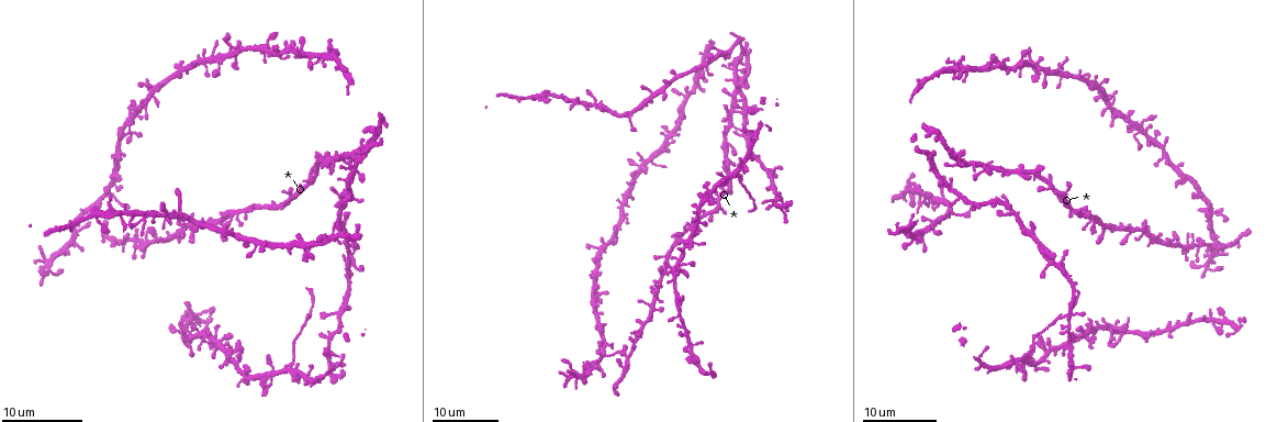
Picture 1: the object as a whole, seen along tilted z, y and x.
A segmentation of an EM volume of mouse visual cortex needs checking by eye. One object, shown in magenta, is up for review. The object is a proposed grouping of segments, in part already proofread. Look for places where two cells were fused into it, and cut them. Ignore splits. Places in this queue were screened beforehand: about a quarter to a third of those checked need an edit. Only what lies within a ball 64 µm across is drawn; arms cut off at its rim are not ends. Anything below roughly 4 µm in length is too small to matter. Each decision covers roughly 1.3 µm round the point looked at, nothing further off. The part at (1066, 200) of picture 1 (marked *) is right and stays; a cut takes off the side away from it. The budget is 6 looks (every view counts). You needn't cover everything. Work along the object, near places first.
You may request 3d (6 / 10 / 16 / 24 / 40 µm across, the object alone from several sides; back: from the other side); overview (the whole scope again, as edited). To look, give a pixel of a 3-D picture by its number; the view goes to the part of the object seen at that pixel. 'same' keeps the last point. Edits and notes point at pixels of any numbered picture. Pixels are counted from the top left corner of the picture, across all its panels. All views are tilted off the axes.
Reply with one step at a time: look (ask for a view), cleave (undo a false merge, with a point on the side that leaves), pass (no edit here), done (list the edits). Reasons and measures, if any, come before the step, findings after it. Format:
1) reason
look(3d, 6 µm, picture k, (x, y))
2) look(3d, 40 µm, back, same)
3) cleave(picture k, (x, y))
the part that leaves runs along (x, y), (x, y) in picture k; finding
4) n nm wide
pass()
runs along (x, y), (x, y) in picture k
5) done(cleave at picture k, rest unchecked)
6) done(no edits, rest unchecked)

two arms in line, one across
look(3d, 24 µm, picture 1, (336, 314))

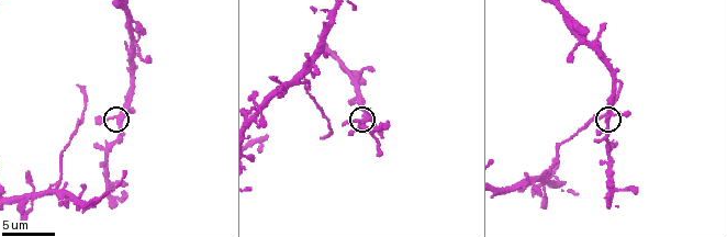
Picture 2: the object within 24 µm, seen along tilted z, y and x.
zoom in
look(3d, 6 µm, picture 2, (114, 117))

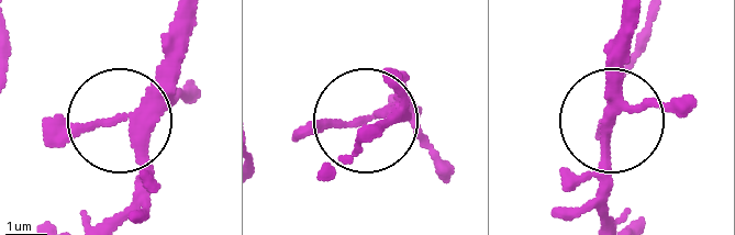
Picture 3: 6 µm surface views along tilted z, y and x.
3 arms
pass()
runs along (627, 19), (624, 69), (609, 98), (605, 209) in picture 3; all the same cell

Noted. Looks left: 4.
look(3d, 10 µm, picture 2, (56, 183))

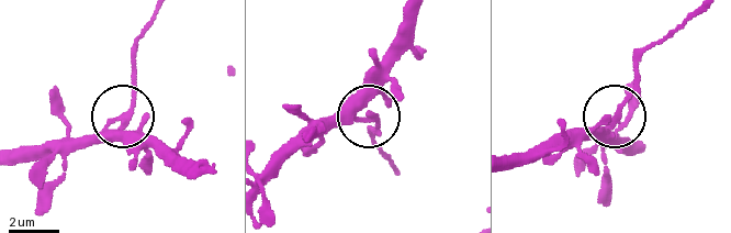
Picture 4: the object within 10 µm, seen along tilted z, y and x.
cleave(picture 4, (132, 89))
the part that leaves runs along (115, 121), (132, 100), (135, 44), (155, 13) in picture 4; a second cell is stuck on

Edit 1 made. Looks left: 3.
four arms meet
look(3d, 24 µm, picture 1, (676, 276))

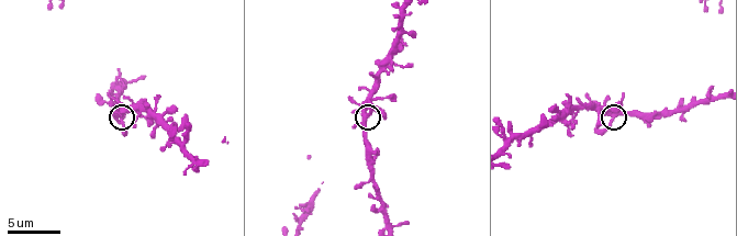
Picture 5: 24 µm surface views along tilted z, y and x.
zoom in
look(3d, 6 µm, picture 5, (362, 116))

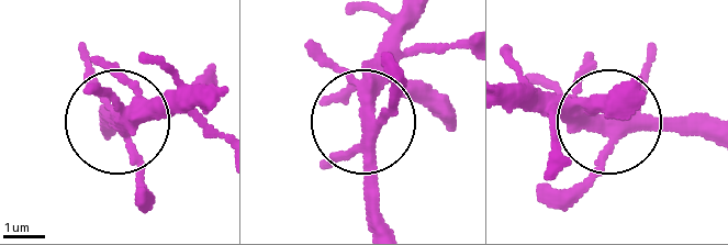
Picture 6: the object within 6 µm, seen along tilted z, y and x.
4 arms
cleave(picture 6, (89, 74))
the part that leaves runs along (368, 133), (383, 115), (385, 59) in picture 6; two cells meet here

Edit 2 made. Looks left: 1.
done(cleave at picture 4, cleave at picture 6, rest unchecked)

